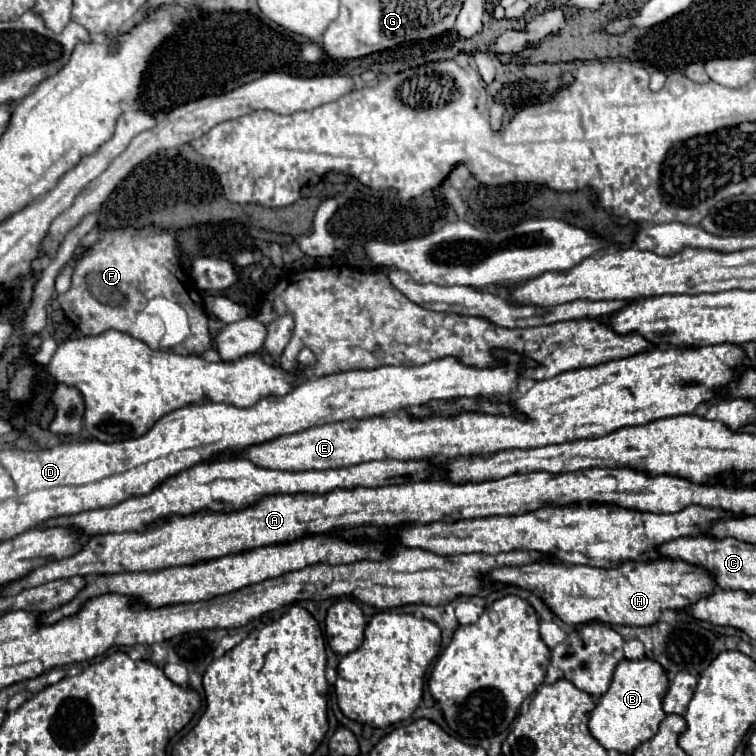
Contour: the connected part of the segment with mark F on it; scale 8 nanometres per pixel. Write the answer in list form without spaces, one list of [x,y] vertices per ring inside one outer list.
[[[152,227],[140,231],[106,231],[104,237],[94,243],[76,263],[70,289],[56,299],[66,317],[80,329],[82,335],[98,335],[106,329],[116,329],[142,339],[152,350],[163,350],[160,349],[160,341],[166,333],[166,325],[158,315],[152,313],[152,309],[146,307],[156,297],[176,301],[186,309],[190,319],[192,335],[169,350],[180,355],[202,355],[204,351],[212,349],[208,315],[204,313],[202,297],[194,291],[192,281],[182,273],[176,257],[176,239],[168,231]]]

